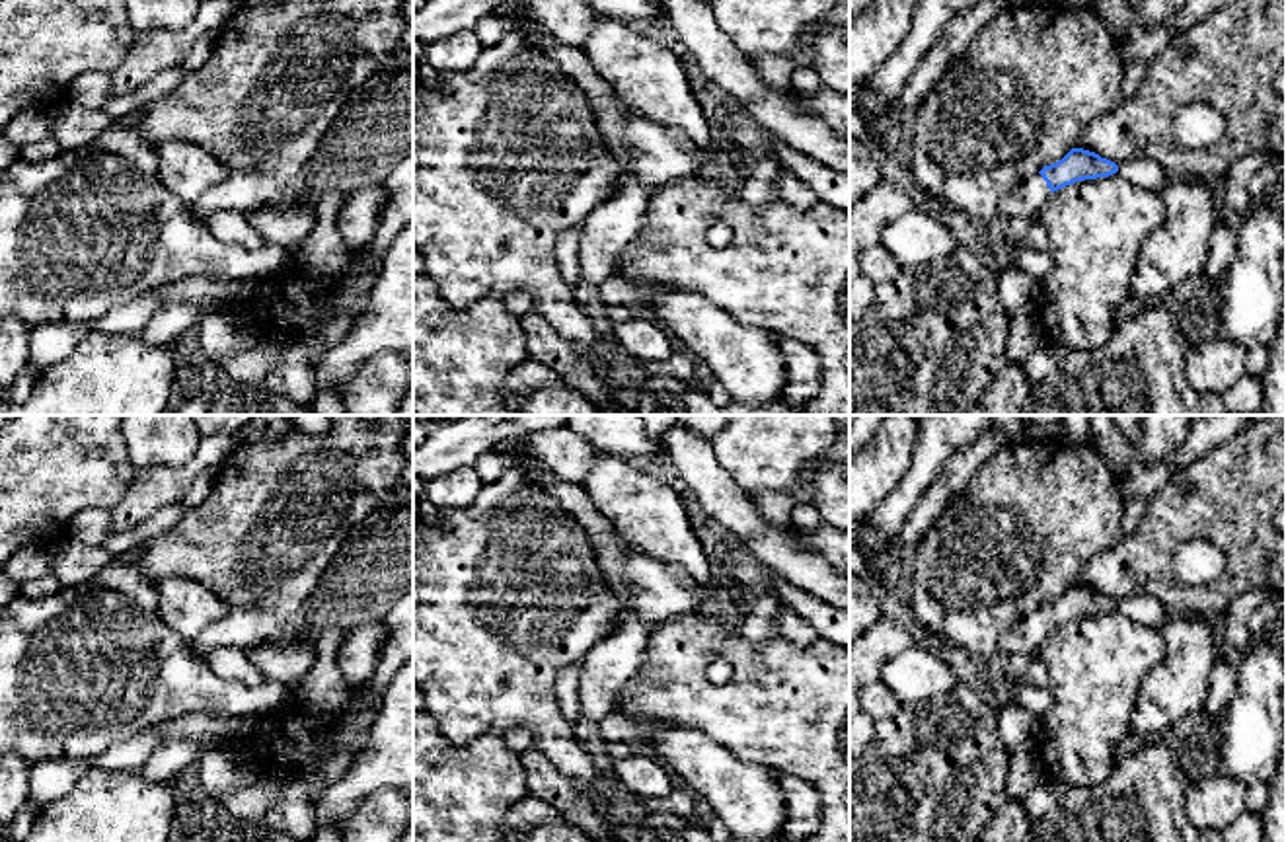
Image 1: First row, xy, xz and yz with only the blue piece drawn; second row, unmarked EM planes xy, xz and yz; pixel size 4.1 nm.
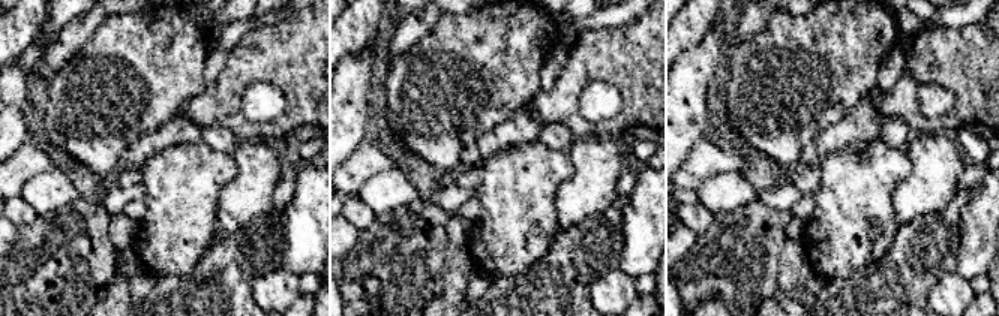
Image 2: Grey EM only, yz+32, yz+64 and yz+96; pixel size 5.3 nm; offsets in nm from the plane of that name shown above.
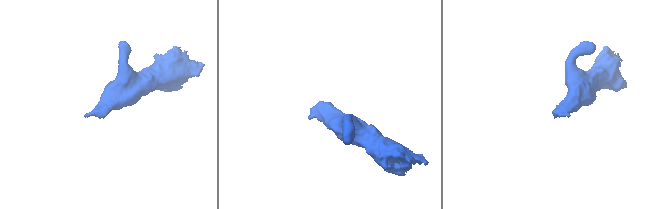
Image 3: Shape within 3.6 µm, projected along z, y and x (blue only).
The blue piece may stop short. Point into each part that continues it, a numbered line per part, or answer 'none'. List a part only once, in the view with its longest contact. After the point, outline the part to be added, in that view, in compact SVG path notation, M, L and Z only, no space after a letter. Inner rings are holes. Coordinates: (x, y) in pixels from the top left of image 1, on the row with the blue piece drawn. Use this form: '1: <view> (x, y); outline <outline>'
1: yz (1027, 199); outline M1031 175L1000 203L996 228L1015 216L1039 216L1050 197L1052 191L1042 175Z

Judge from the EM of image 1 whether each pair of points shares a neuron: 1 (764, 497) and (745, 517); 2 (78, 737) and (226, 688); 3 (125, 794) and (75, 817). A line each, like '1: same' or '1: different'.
1: different
2: same
3: same

